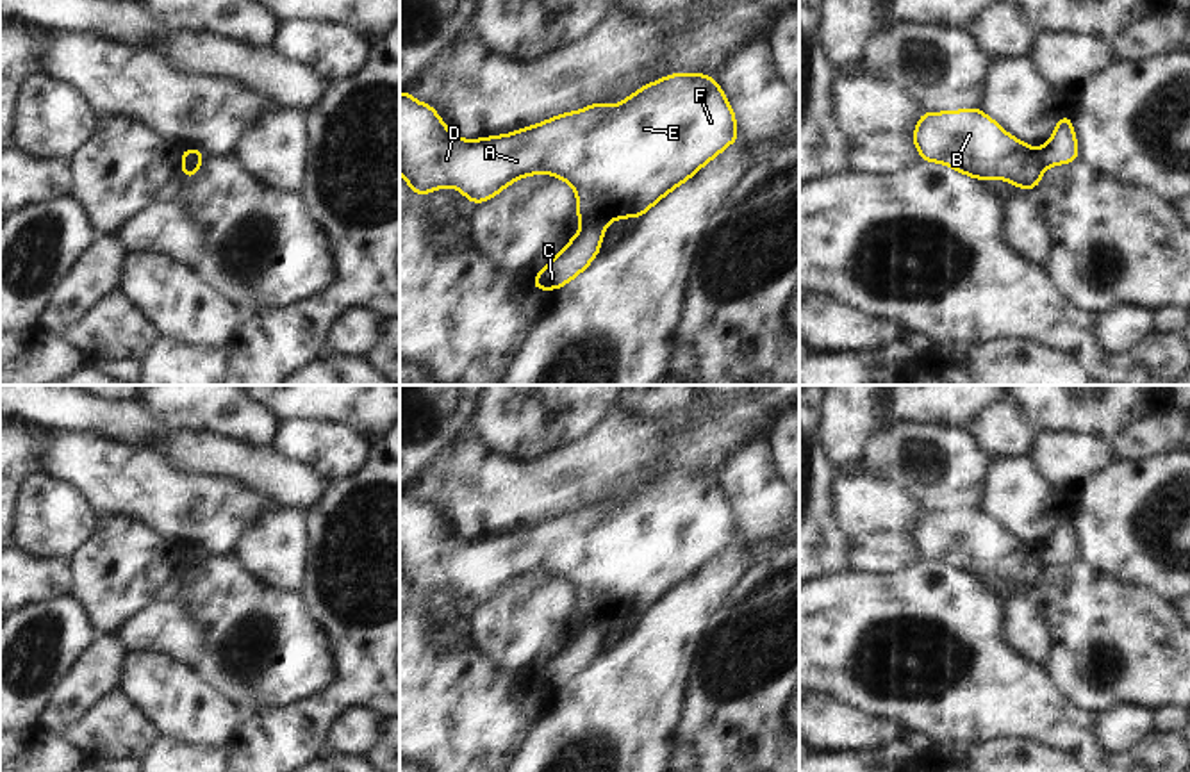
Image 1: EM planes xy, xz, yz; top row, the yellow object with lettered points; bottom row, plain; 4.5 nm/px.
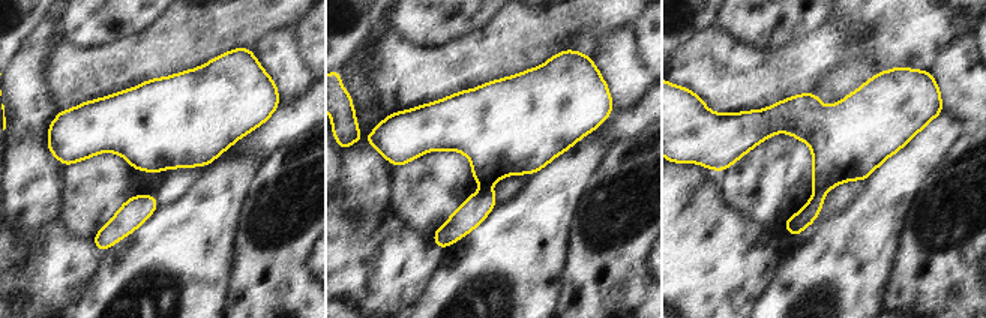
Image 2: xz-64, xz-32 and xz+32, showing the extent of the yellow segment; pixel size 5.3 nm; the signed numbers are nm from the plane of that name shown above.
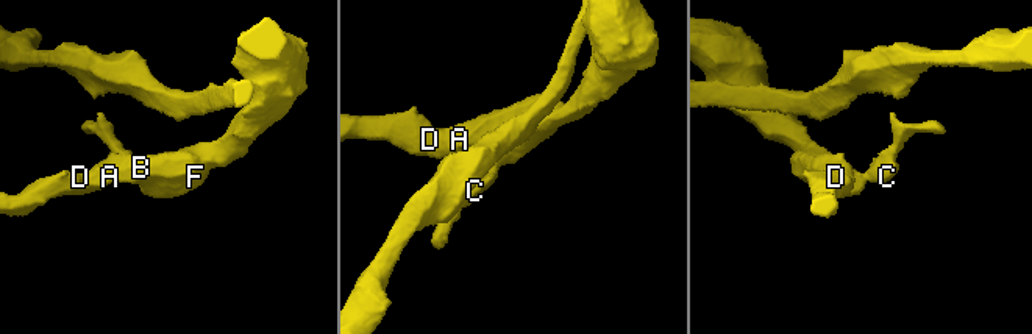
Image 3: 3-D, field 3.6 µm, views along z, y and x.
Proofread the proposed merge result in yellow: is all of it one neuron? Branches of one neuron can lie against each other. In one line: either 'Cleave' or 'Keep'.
Cleave

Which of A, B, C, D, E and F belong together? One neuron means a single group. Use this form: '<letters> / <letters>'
A B D E F / C

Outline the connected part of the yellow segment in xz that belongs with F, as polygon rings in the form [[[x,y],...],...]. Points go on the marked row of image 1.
[[[674,73],[642,86],[619,105],[591,103],[539,125],[487,139],[453,136],[435,109],[400,93],[400,175],[416,196],[453,185],[471,203],[483,203],[526,175],[550,173],[576,189],[582,226],[640,218],[699,168],[737,143],[735,112],[717,78]]]

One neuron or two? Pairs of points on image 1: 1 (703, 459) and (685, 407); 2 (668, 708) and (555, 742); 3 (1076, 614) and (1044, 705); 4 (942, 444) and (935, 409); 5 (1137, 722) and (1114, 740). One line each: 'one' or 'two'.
1: one
2: one
3: two
4: two
5: one

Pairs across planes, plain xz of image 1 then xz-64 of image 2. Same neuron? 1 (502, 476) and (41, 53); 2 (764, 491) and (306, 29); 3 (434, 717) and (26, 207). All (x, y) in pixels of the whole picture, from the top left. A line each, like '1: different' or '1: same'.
1: different
2: different
3: different

